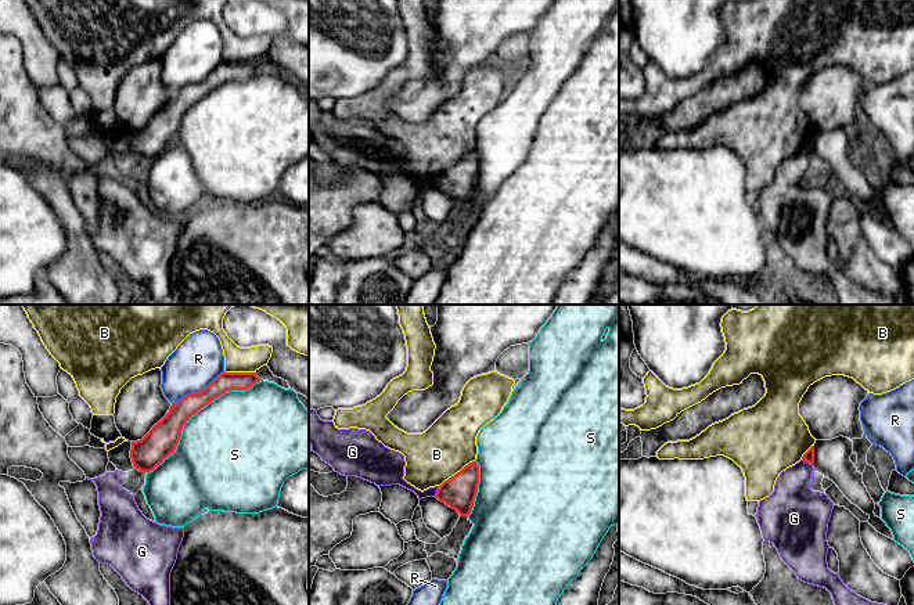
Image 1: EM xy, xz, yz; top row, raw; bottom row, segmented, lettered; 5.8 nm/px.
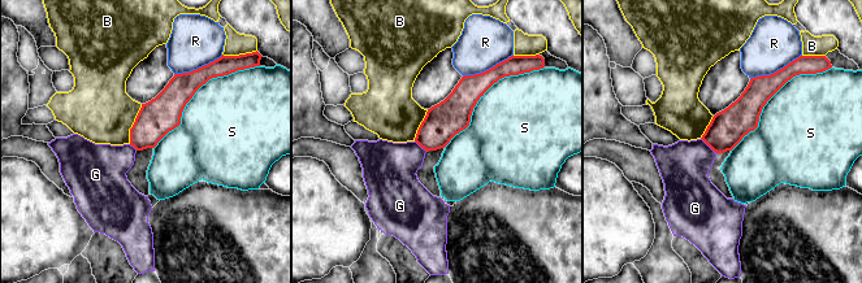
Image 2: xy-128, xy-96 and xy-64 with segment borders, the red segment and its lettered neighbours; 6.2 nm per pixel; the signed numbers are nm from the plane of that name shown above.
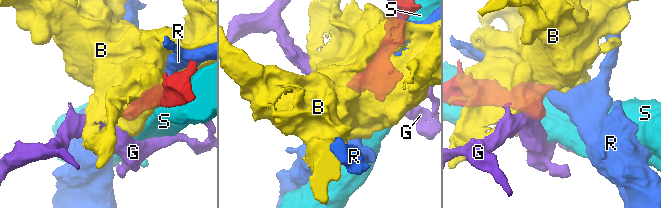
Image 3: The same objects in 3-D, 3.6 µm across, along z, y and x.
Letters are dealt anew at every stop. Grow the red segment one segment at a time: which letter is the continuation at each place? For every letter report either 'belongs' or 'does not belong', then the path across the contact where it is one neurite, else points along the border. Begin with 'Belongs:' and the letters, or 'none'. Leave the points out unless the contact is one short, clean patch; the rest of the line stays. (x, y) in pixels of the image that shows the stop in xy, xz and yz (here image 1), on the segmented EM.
Belongs: none
B: does not belong
G: does not belong | along xz (439, 486), (434, 496)
R: does not belong
S: does not belong

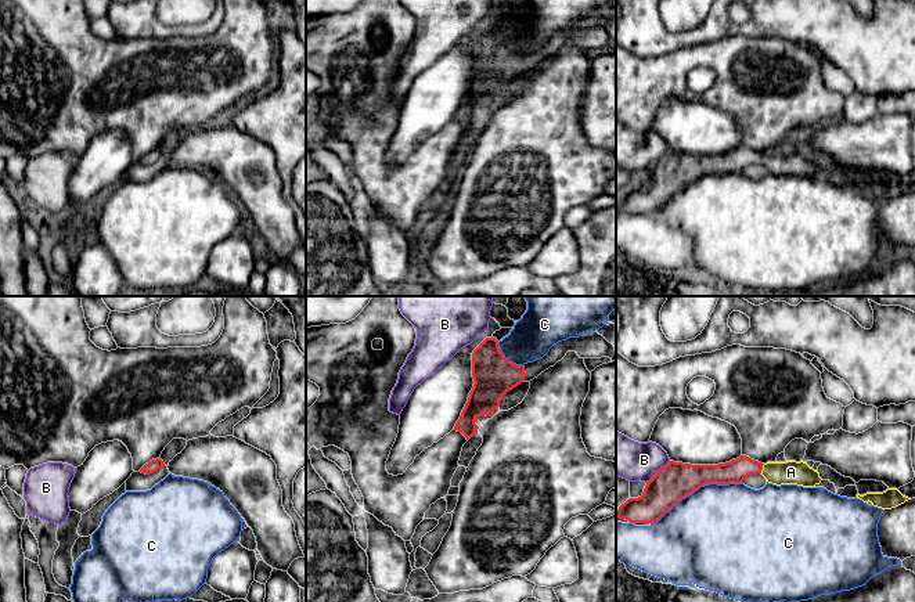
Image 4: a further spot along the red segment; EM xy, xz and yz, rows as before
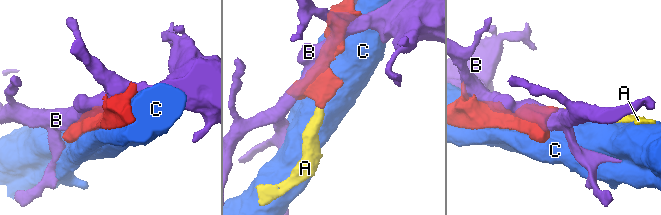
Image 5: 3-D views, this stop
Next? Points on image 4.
Belongs: A
A: belongs | across yz (735, 471), (739, 468), (762, 468), (774, 472), (791, 472)
B: does not belong
C: does not belong

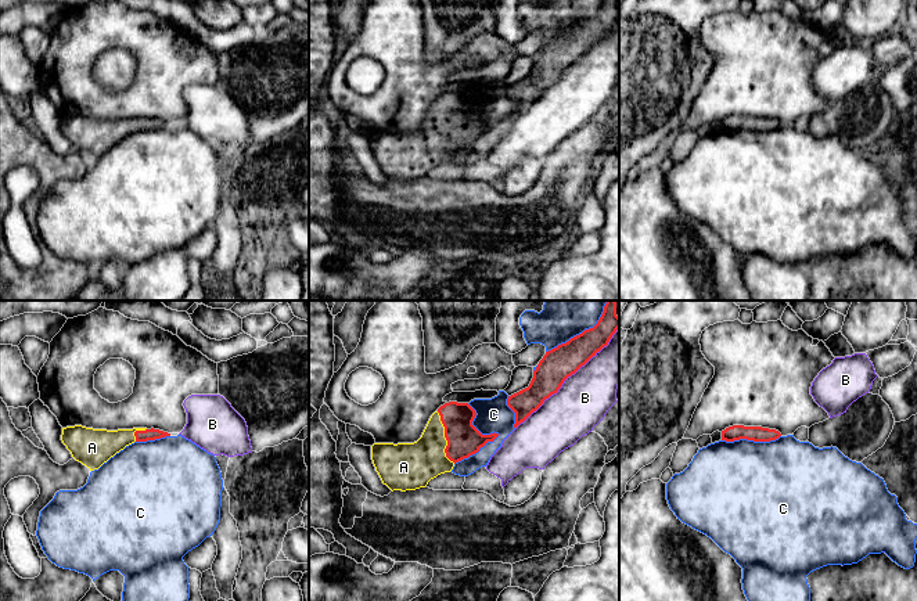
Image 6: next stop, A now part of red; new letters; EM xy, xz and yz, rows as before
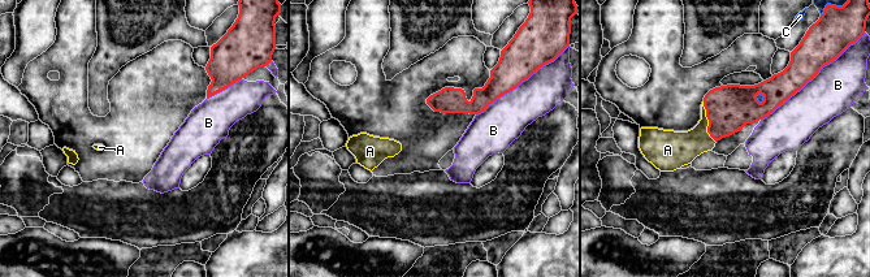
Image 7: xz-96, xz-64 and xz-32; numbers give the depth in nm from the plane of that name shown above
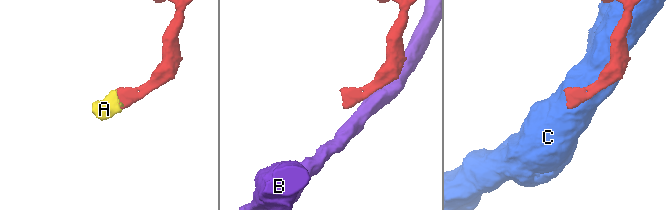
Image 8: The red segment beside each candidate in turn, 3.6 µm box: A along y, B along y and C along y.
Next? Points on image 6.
Belongs: A
A: belongs | across xz (463, 438), (445, 436), (413, 465)
B: does not belong
C: does not belong

